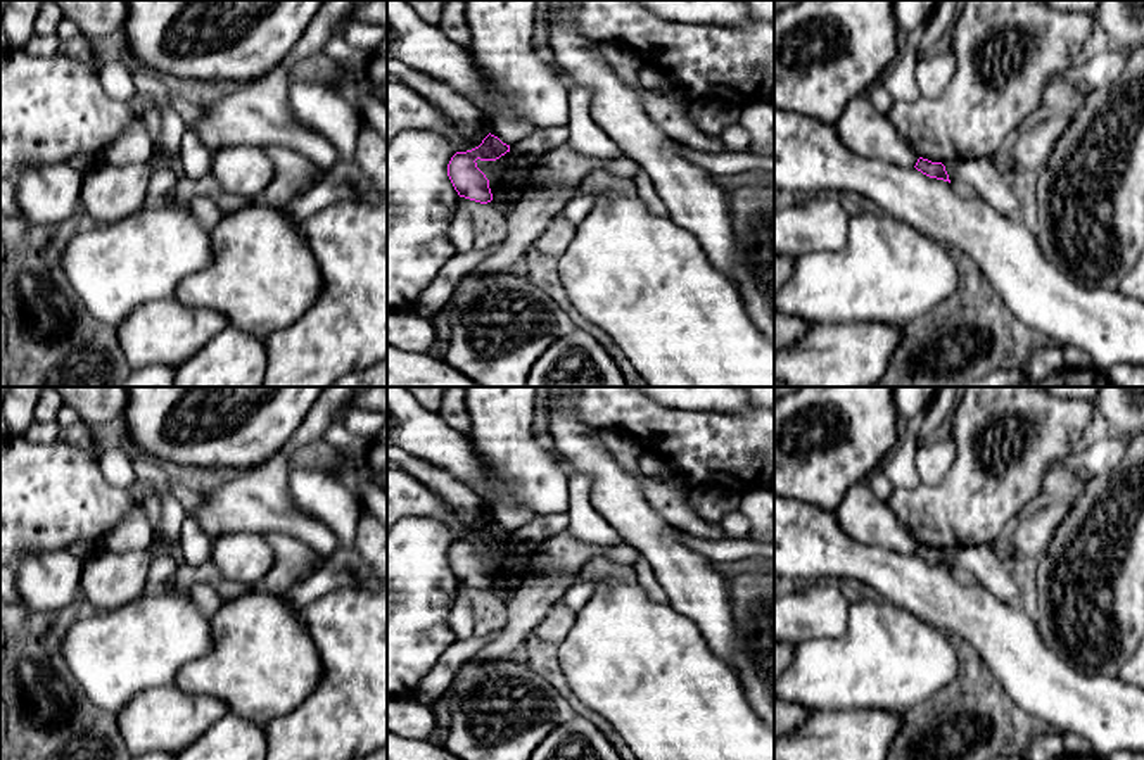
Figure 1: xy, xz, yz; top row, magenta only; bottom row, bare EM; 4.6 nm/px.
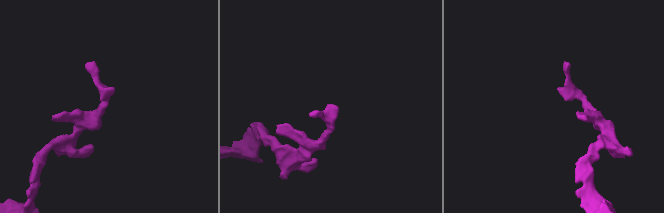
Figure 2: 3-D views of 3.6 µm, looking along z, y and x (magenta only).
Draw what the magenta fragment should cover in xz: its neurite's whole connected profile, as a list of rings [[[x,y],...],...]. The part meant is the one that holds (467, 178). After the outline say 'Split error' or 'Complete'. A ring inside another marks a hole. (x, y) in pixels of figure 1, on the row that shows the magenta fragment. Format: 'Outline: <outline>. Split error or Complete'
Outline: [[[487,135],[482,143],[467,152],[456,152],[448,164],[448,176],[460,197],[487,204],[493,200],[489,180],[477,168],[477,159],[496,161],[510,152],[510,145],[498,136]]]. Complete

